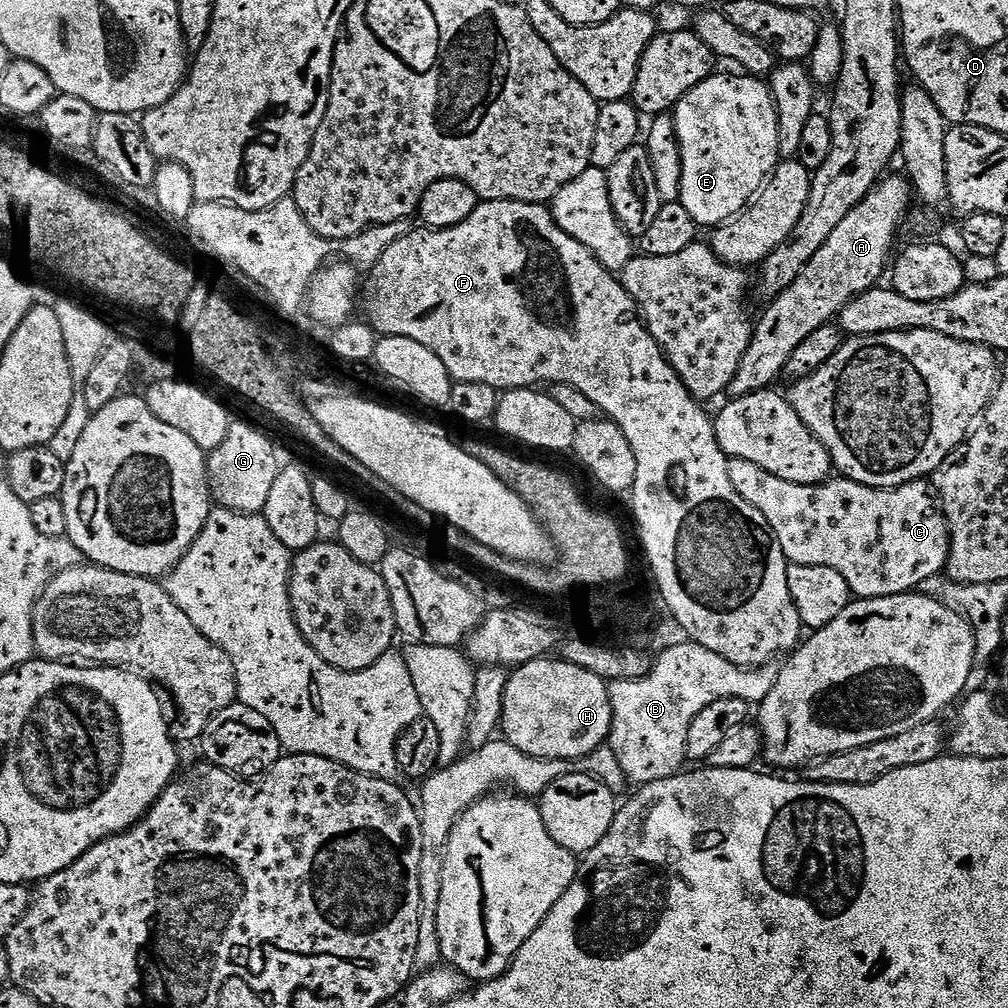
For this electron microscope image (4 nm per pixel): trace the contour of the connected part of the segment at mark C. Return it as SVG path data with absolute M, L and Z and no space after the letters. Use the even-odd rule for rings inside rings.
M729 459L727 467L727 483L731 491L737 497L747 500L751 505L756 506L762 512L765 525L770 529L771 535L778 538L778 548L785 561L802 564L804 566L826 566L830 570L838 570L842 578L846 578L849 593L856 598L867 598L869 596L897 596L900 592L911 592L921 587L923 580L936 576L945 571L948 563L948 524L944 520L944 514L938 507L937 497L927 488L923 479L909 481L908 484L899 484L896 488L871 488L865 484L859 484L847 478L828 478L823 482L798 483L786 482L758 466L754 466L745 460Z

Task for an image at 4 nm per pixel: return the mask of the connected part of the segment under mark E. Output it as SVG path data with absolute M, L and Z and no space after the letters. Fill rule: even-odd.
M713 74L699 80L694 87L688 89L674 105L674 123L676 126L676 144L680 148L680 175L679 175L679 191L678 203L686 208L686 214L690 214L690 218L694 218L697 226L719 226L726 220L737 216L742 210L742 206L746 206L746 202L751 196L764 184L765 178L775 169L780 155L780 131L778 130L778 114L776 113L776 103L772 101L771 87L763 79L747 74L736 74L740 76L719 76Z

